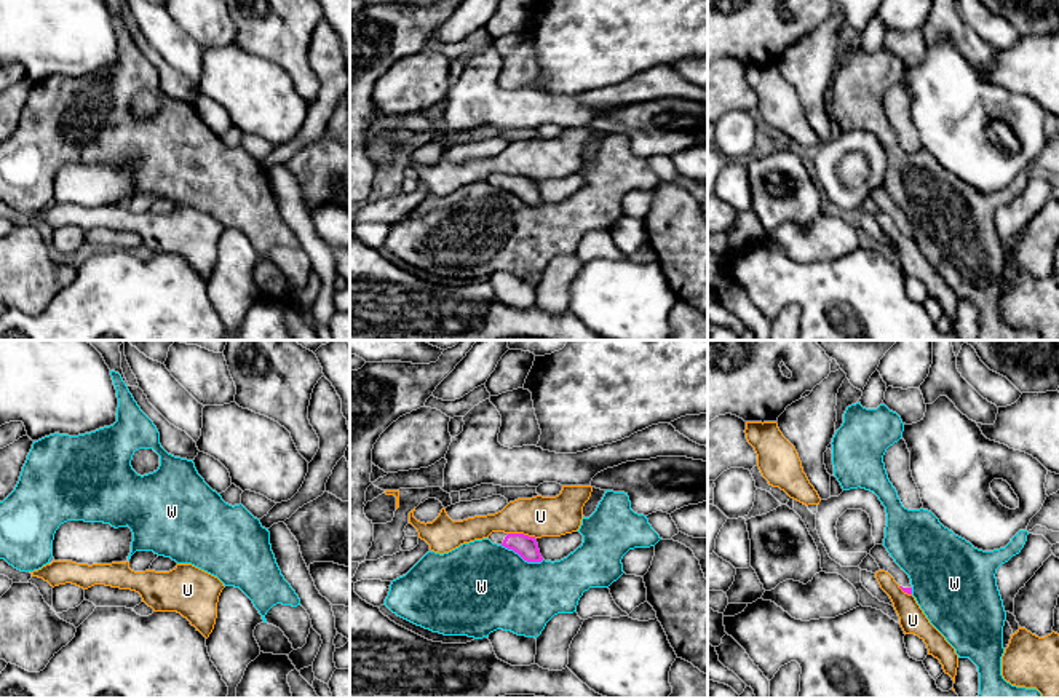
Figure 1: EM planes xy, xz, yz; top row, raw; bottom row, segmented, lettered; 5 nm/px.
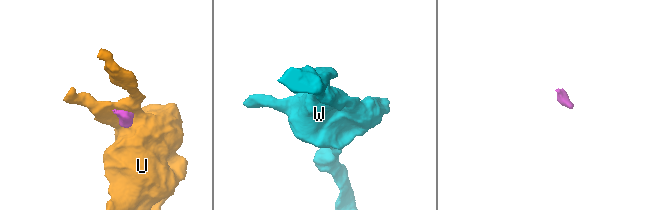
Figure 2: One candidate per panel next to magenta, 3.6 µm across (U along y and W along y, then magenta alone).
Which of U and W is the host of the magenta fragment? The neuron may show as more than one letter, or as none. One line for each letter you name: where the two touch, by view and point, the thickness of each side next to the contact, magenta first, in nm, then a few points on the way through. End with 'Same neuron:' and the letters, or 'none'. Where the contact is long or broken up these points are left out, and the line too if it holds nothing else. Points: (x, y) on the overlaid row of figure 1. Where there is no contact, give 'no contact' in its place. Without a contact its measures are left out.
Same neuron: none

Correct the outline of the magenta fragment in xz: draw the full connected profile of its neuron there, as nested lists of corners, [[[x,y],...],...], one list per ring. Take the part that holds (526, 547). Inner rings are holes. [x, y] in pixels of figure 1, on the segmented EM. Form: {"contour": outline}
{"contour": [[[492,532],[489,535],[489,540],[492,543],[502,545],[508,549],[513,549],[527,562],[541,562],[543,561],[535,537],[529,537],[524,533]]]}

